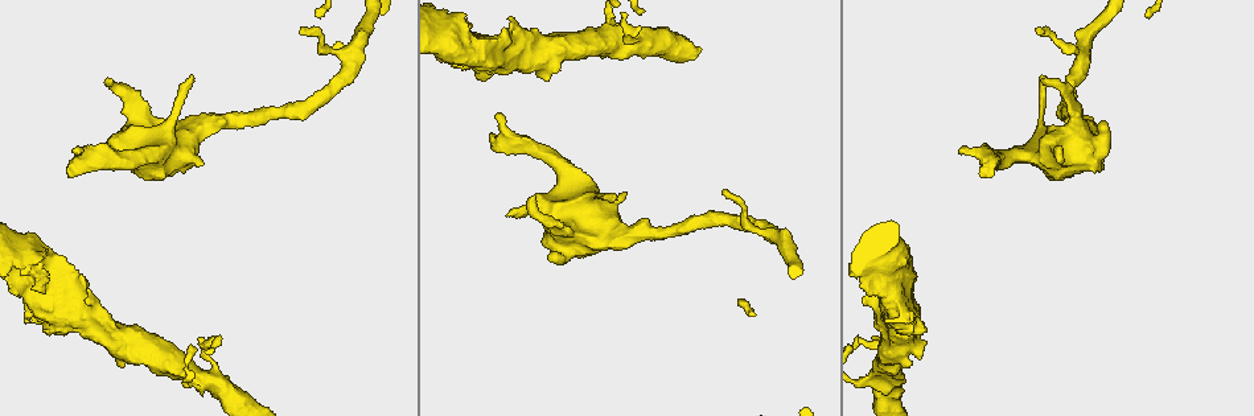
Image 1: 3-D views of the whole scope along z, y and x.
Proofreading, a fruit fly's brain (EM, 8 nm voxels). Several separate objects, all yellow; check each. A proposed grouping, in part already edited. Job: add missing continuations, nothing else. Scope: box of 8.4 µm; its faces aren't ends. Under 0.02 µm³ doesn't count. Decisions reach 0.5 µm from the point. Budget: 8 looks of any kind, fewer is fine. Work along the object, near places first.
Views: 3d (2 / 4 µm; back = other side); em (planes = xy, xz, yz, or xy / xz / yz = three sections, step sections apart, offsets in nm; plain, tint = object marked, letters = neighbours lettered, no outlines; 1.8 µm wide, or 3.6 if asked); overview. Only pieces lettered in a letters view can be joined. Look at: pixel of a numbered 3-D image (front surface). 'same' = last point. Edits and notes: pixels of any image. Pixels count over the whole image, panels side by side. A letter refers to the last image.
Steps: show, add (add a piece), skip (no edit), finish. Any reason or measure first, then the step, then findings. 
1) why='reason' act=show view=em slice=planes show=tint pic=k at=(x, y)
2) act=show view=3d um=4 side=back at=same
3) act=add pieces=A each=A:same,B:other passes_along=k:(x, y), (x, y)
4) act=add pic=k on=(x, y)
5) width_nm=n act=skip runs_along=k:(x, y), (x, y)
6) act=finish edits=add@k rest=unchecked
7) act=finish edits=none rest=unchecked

why='tapers out' act=show view=em slice=xz step=4 show=tint pic=1 at=(193, 76)

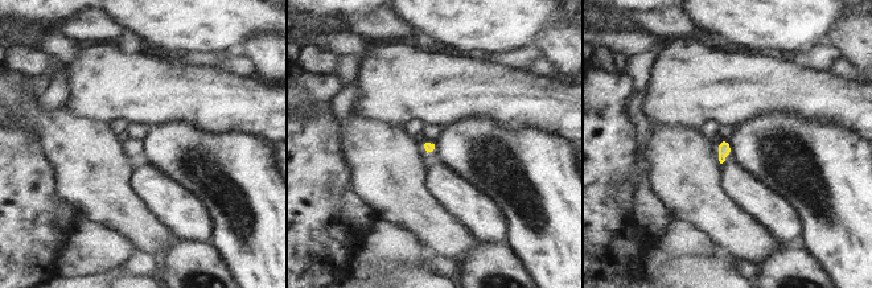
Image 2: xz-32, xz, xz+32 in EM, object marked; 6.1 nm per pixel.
act=show view=em slice=xz step=4 show=letters at=same

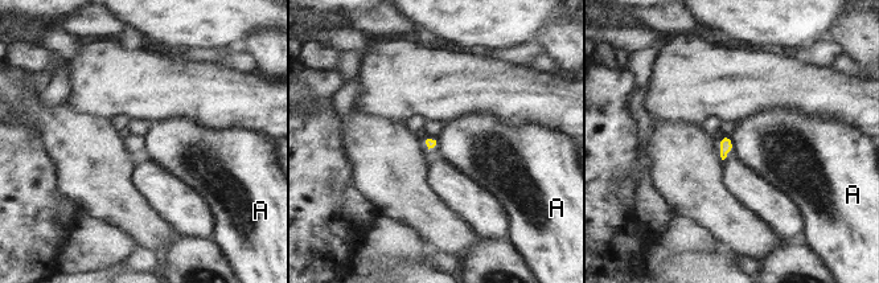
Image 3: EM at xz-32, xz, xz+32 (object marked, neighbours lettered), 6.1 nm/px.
act=skip each=A:other border=3:(728, 136), (734, 148) found='no lettered piece goes on from it'

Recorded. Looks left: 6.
why='an open end' act=show view=3d um=4 pic=1 at=(507, 214)

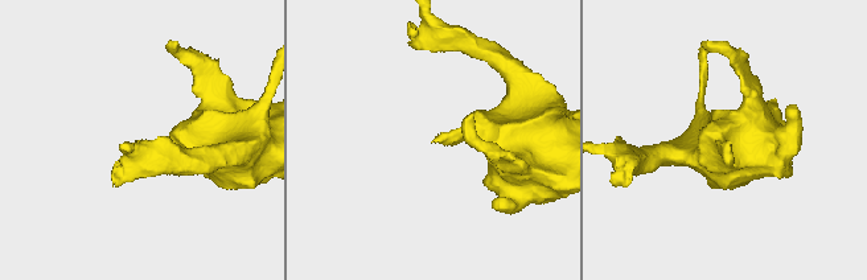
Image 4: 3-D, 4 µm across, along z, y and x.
act=show view=em slice=xy step=4 show=letters pic=4 at=(433, 140)

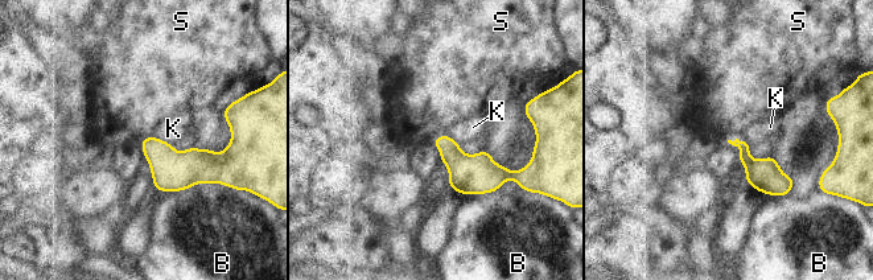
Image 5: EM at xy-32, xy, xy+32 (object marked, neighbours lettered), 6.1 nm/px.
act=show view=em slice=planes show=letters at=same

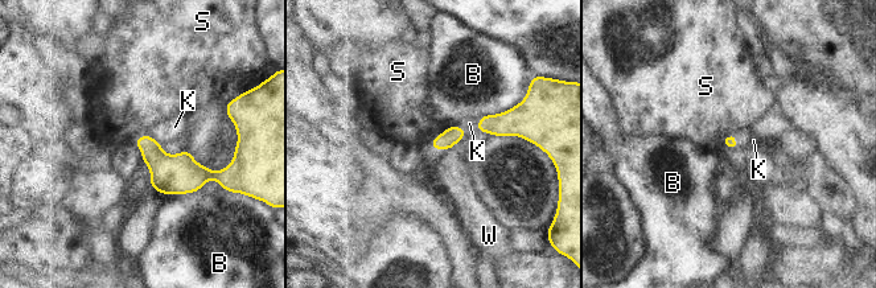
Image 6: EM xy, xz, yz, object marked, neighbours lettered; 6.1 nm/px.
act=skip each=B:other,K:other,S:other,W:other found='no lettered piece goes on from it'

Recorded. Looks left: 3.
why='branch stops here' act=show view=em slice=planes show=tint pic=1 at=(69, 176)

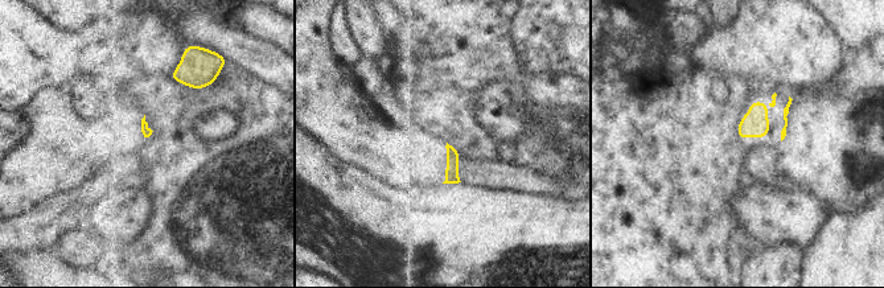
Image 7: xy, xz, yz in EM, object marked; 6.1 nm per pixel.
why='see the neighbours' act=show view=em slice=planes show=letters at=same

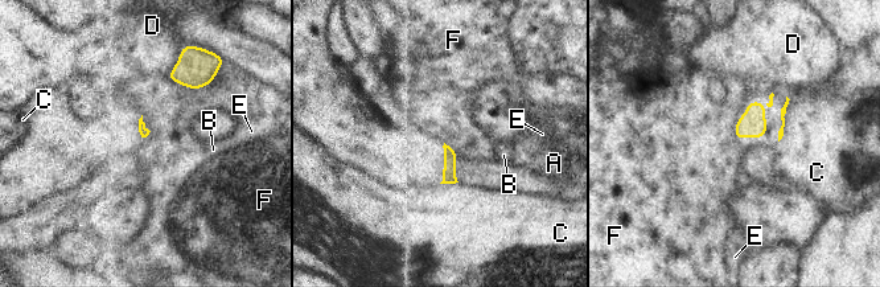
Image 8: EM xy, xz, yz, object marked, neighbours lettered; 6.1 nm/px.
act=skip each=A:other,B:other,C:other,D:other,E:other,F:other border=8:(167, 74), (189, 87), (213, 80) found='no lettered piece goes on from it'

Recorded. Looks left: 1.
act=finish edits=none rest=unchecked

